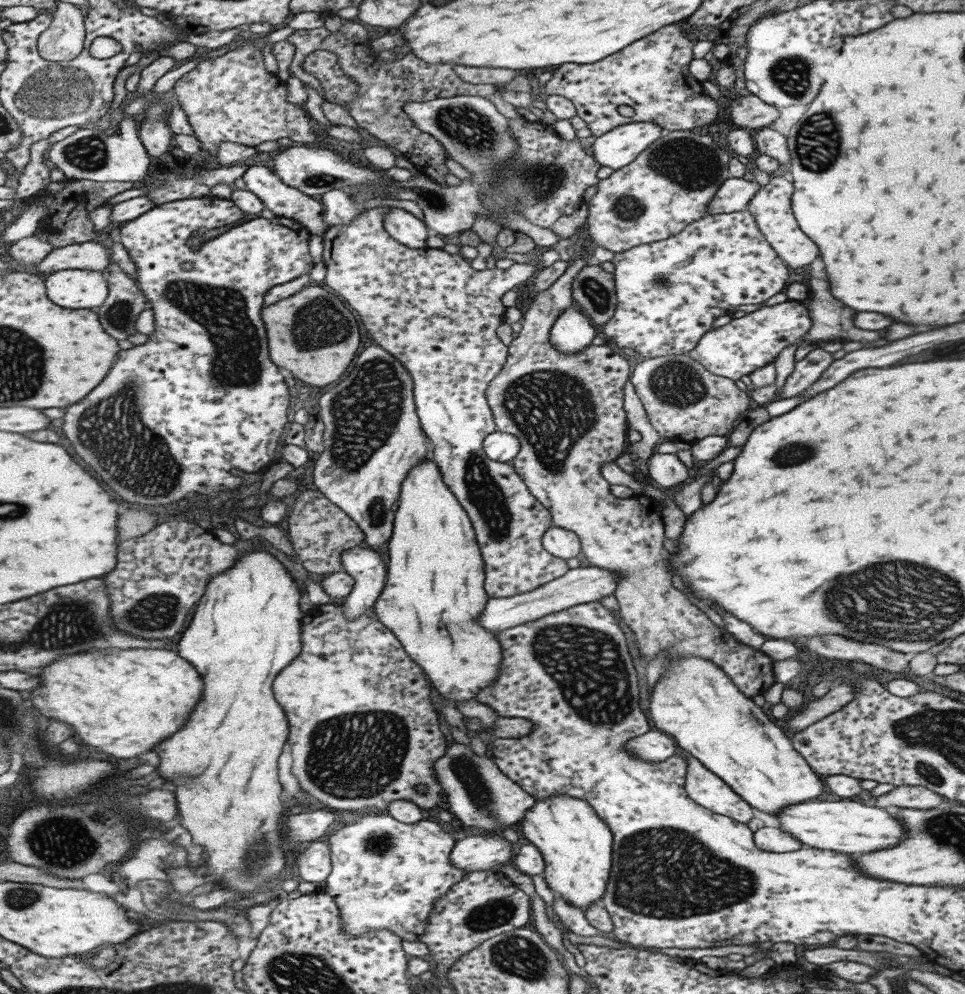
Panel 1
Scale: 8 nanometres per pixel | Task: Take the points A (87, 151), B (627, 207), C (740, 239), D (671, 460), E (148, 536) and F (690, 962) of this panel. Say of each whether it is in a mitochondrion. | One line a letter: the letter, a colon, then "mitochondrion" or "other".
A: mitochondrion
B: mitochondrion
C: other
D: other
E: other
F: other

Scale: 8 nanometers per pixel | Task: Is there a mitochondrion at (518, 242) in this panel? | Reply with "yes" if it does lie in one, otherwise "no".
no

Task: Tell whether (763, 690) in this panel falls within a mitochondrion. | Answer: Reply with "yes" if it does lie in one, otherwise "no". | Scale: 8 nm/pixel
no

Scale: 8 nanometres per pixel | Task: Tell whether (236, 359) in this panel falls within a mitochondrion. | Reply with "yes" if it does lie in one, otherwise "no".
yes

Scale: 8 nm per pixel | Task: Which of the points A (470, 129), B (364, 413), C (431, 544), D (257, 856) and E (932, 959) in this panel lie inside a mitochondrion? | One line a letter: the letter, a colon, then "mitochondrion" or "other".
A: mitochondrion
B: mitochondrion
C: other
D: mitochondrion
E: other

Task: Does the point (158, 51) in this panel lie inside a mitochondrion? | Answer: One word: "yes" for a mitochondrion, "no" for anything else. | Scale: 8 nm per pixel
no

